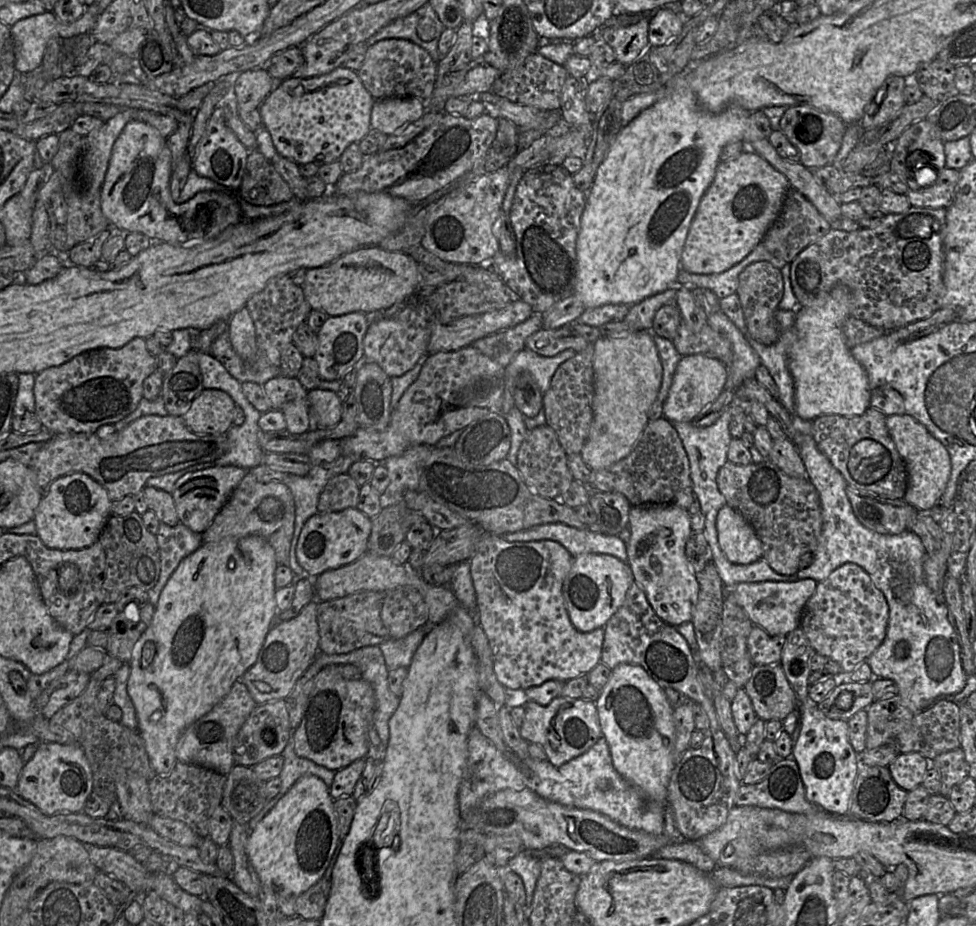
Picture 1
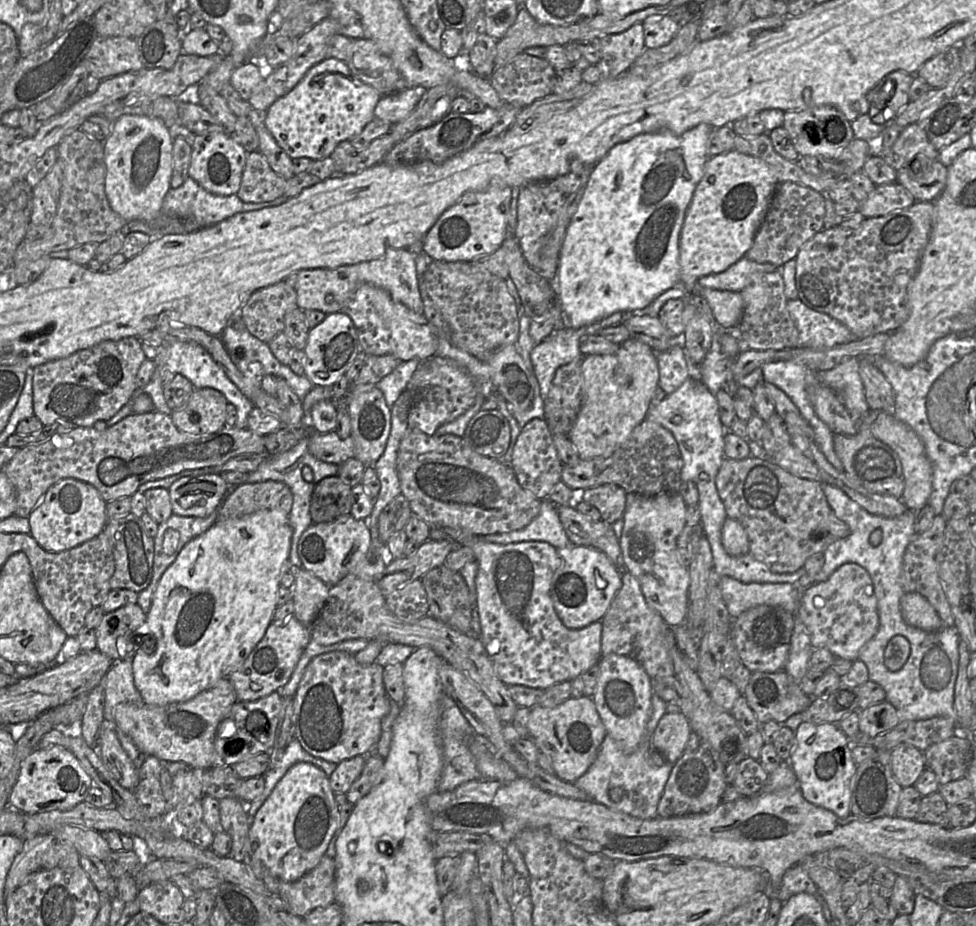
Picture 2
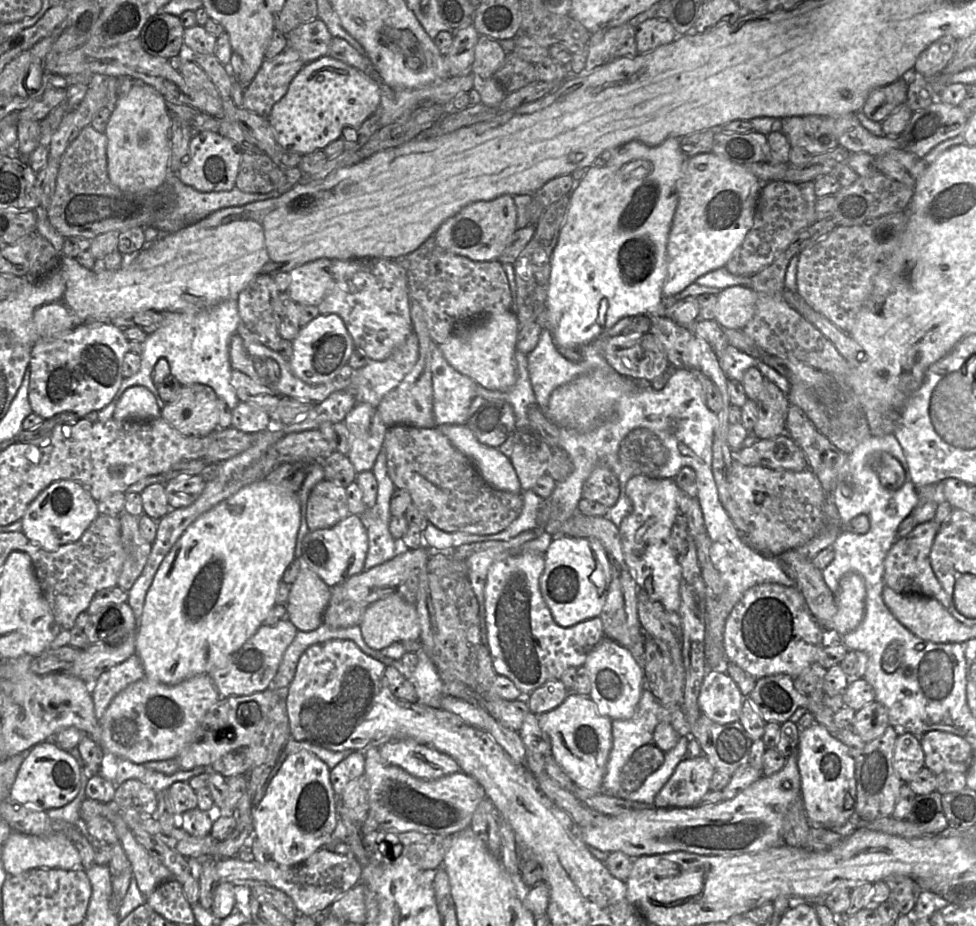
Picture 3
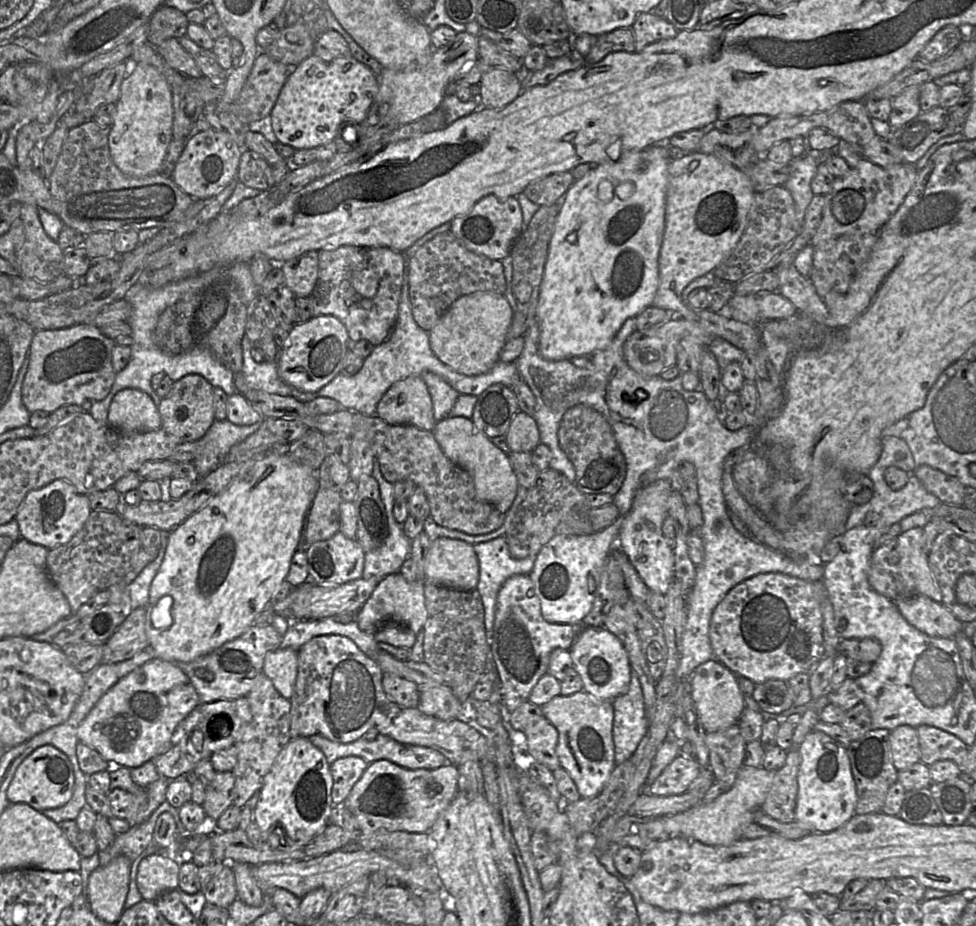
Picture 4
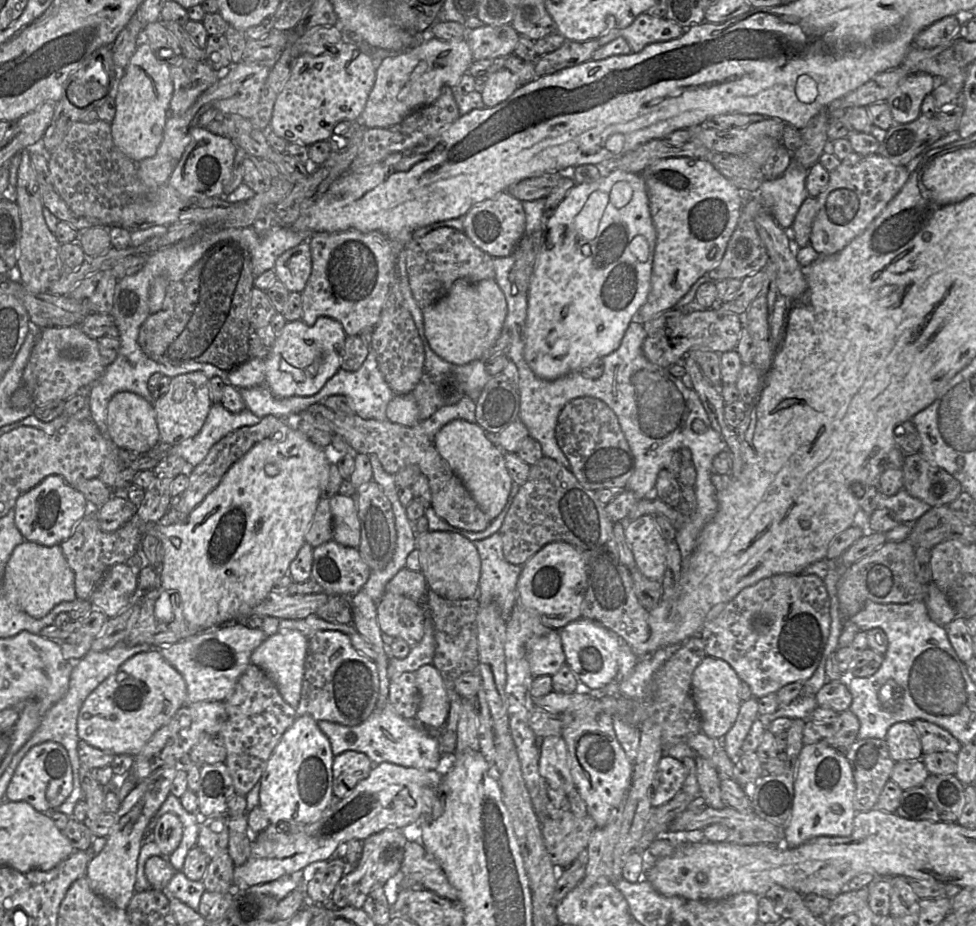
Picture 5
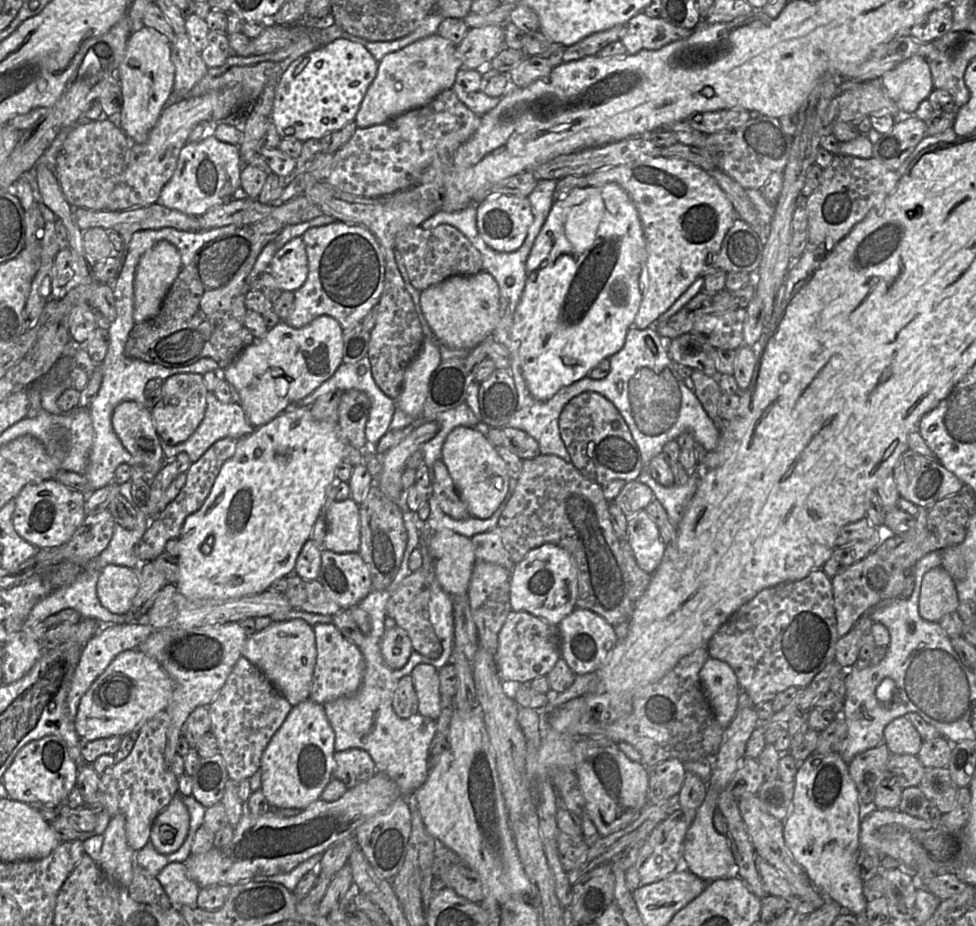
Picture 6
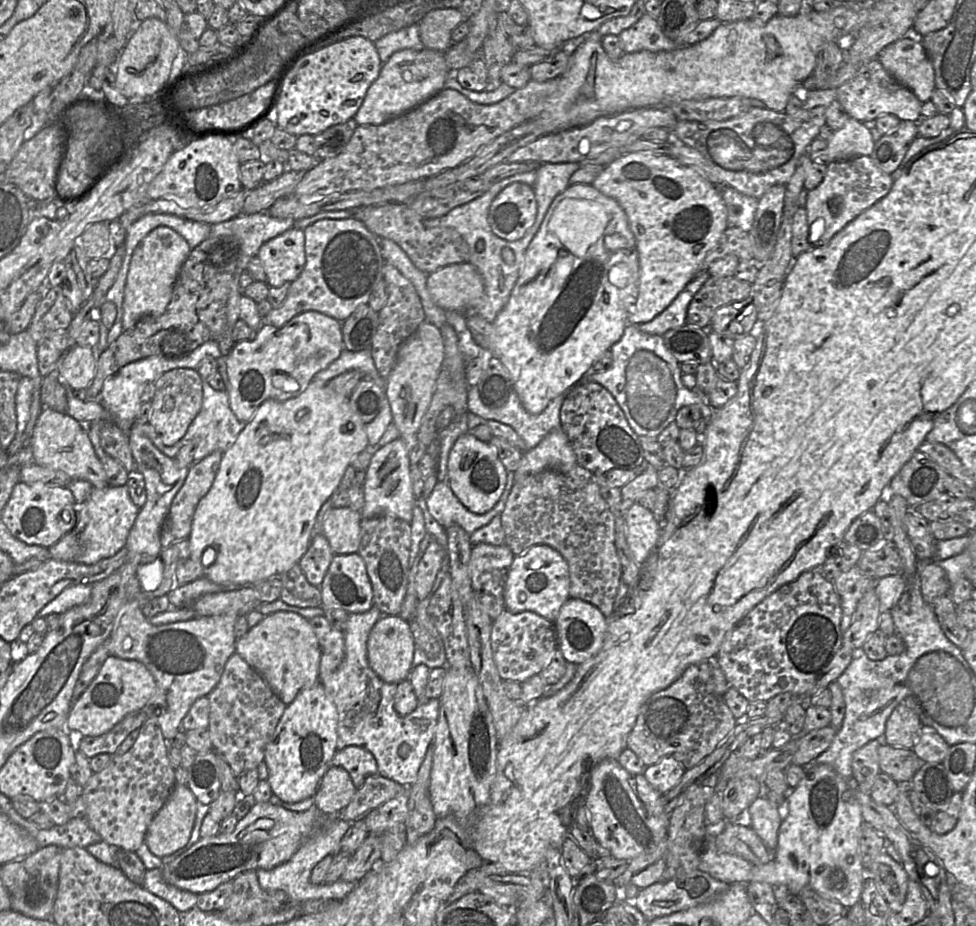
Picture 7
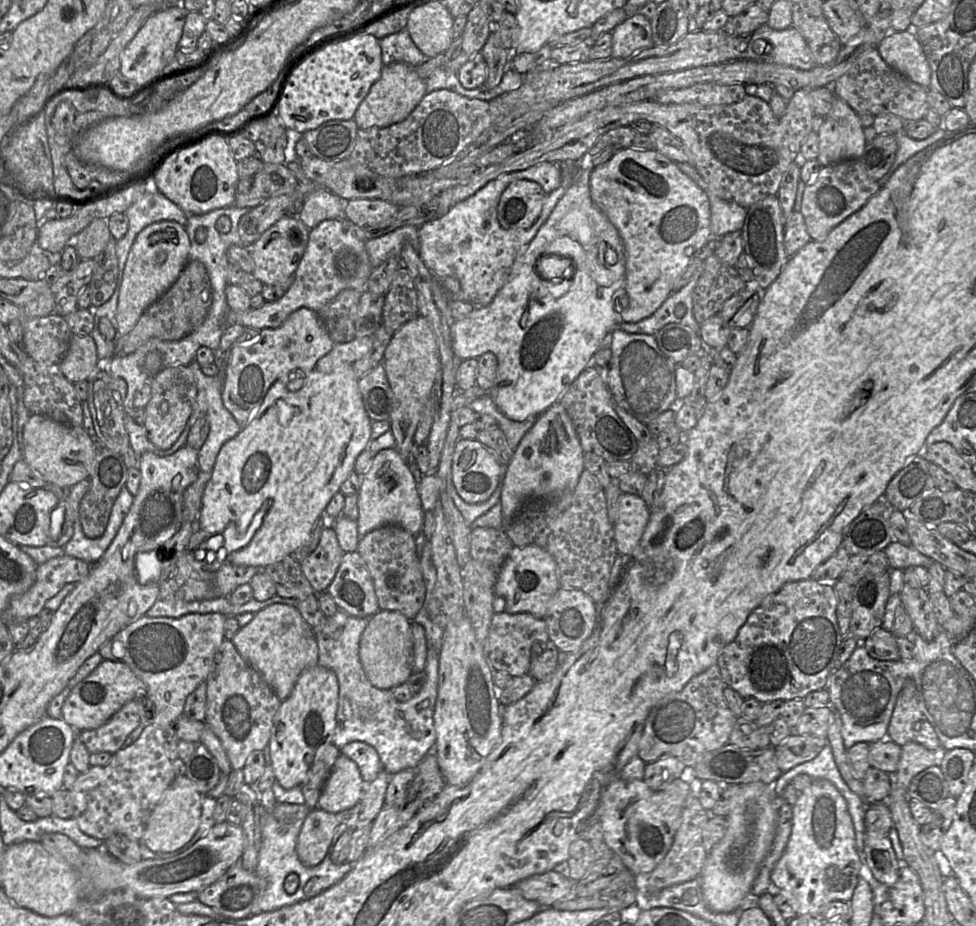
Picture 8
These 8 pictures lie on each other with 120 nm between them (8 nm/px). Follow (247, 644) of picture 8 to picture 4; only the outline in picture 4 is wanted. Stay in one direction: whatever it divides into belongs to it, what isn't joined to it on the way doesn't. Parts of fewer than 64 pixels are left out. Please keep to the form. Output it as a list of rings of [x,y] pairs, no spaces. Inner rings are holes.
[[[292,648],[269,651],[264,658],[263,673],[272,681],[277,691],[290,700],[298,675],[298,651]]]

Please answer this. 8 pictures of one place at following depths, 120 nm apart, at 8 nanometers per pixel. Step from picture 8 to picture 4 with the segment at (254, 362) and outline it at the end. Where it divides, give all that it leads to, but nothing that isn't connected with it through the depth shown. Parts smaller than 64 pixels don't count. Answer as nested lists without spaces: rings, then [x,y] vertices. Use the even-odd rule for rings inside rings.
[[[320,315],[297,323],[289,331],[285,347],[278,352],[277,367],[280,378],[304,392],[317,392],[332,381],[344,366],[352,342],[344,324],[331,315]]]

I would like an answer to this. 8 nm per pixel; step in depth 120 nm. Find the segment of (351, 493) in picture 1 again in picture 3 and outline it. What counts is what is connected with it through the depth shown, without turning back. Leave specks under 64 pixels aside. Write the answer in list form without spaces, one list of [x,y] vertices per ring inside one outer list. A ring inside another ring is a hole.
[[[326,479],[313,487],[307,504],[309,531],[331,528],[349,515],[345,487]]]

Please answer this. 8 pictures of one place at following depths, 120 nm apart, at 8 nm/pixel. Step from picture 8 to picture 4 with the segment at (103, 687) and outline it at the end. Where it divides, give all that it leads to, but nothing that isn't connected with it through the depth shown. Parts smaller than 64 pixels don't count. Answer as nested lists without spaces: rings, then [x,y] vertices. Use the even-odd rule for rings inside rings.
[[[153,657],[120,679],[98,700],[78,727],[78,741],[95,749],[107,761],[130,769],[139,767],[168,749],[178,724],[200,703],[189,677],[176,663]]]

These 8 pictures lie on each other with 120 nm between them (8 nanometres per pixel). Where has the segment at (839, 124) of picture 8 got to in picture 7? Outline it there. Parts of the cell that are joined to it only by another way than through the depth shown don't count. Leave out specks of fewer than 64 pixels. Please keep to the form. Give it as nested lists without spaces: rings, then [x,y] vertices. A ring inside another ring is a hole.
[[[849,117],[844,126],[834,131],[827,141],[828,162],[869,156],[873,151],[874,143],[870,129],[862,122]]]

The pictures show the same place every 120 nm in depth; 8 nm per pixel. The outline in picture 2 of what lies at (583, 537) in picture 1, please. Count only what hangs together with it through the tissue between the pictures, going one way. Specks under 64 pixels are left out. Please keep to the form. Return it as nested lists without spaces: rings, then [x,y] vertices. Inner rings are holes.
[[[549,499],[541,501],[540,512],[526,527],[508,532],[479,537],[480,541],[508,545],[525,541],[542,541],[556,549],[574,545],[567,537],[557,511],[557,505]]]

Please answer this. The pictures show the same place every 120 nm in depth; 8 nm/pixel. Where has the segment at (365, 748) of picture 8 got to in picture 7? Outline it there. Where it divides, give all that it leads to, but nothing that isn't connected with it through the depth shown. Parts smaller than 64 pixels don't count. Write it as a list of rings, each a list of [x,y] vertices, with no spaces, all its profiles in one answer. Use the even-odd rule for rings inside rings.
[[[348,746],[337,751],[331,761],[331,766],[344,768],[357,790],[369,777],[378,773],[375,757],[369,751],[358,746]]]

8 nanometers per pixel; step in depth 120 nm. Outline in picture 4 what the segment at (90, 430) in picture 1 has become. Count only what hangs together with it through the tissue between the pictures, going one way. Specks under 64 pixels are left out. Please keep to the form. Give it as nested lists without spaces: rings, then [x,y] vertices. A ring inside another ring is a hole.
[[[79,324],[58,330],[35,331],[28,351],[29,366],[22,385],[22,401],[32,414],[36,411],[53,413],[65,405],[82,405],[85,401],[101,401],[110,392],[116,373],[111,353],[115,341],[102,334],[95,325]]]

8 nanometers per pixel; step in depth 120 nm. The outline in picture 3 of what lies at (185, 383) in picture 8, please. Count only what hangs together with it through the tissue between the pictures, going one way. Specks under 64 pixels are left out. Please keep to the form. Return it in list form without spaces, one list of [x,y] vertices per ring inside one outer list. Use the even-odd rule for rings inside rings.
[[[204,384],[182,386],[176,397],[160,411],[161,417],[179,433],[205,437],[218,428],[218,396]]]

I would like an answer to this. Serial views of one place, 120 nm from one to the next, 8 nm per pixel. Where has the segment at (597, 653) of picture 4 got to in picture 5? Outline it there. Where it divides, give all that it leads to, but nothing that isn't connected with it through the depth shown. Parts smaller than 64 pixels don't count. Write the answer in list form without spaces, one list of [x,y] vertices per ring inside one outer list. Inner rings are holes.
[[[584,617],[556,630],[561,636],[566,663],[580,683],[591,690],[605,690],[607,686],[615,682],[619,669],[619,652],[624,641],[622,637]]]

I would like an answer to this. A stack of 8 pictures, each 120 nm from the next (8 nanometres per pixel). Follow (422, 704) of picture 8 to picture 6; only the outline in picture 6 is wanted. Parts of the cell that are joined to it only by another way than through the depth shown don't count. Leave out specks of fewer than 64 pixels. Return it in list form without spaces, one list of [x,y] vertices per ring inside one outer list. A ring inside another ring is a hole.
[[[413,511],[402,512],[408,532],[408,542],[400,569],[385,590],[372,590],[358,605],[366,611],[371,620],[371,631],[364,636],[359,647],[365,660],[364,676],[358,691],[347,697],[338,698],[324,705],[327,720],[335,734],[335,753],[348,749],[365,750],[375,763],[377,772],[392,779],[401,793],[409,795],[421,787],[428,778],[429,746],[437,731],[437,721],[417,713],[408,719],[400,718],[393,709],[394,693],[402,677],[385,677],[388,672],[381,653],[385,633],[386,605],[404,578],[410,574],[409,557],[419,542],[418,529],[412,521]]]

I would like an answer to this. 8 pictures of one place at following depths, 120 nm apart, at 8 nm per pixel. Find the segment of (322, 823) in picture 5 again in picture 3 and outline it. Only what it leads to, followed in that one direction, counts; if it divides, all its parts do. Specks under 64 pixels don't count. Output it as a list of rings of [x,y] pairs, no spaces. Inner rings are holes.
[[[377,747],[366,749],[364,756],[364,774],[370,783],[369,816],[375,820],[379,830],[455,835],[470,828],[477,806],[487,797],[483,787],[462,771],[435,780],[424,780],[384,762]]]

